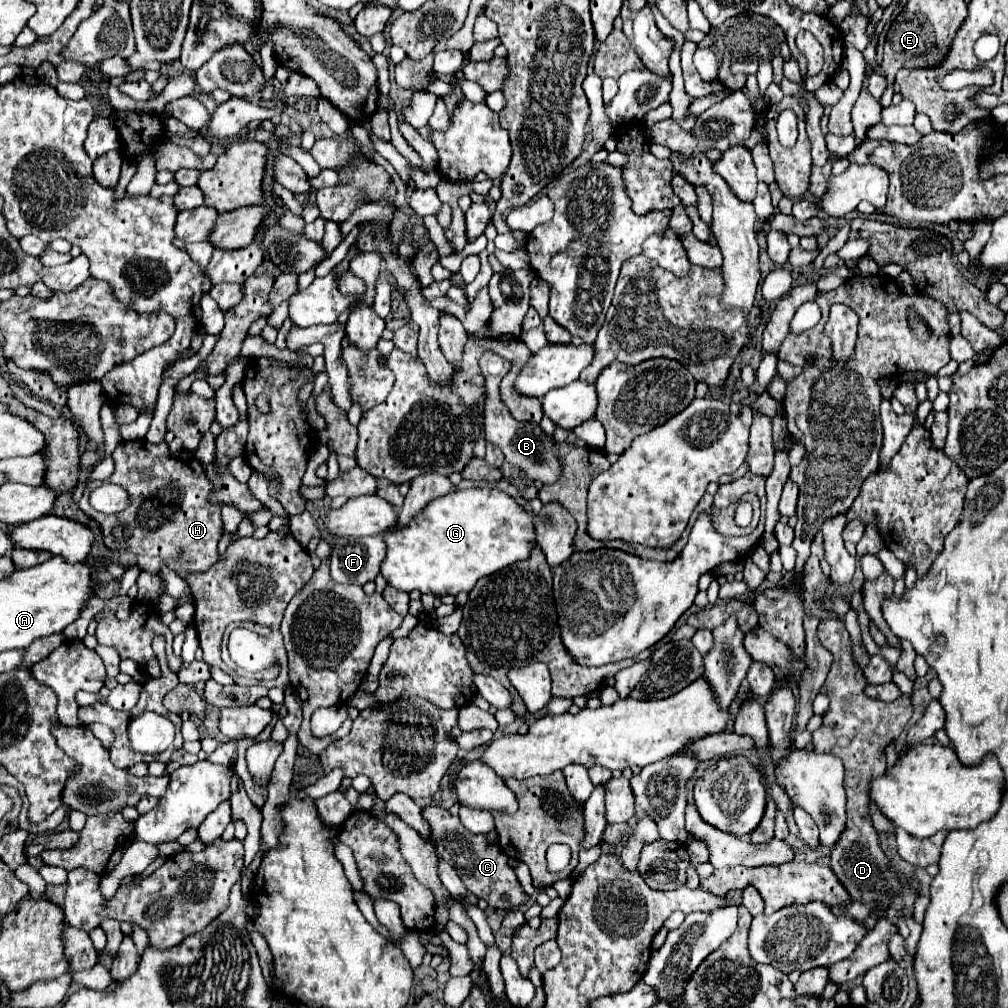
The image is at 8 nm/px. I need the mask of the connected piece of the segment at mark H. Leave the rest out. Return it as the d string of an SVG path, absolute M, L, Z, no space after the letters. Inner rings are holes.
M145 439L137 441L121 441L113 451L115 471L107 479L109 483L121 485L129 493L129 507L115 515L103 515L95 511L89 503L89 495L99 483L89 483L79 501L79 507L93 519L99 521L103 529L105 545L117 551L131 551L137 555L159 555L169 561L169 567L183 577L189 571L205 571L217 559L217 543L223 537L223 519L221 505L211 503L213 483L207 479L203 465L189 451L171 453L169 445L149 443ZM117 525L125 525L131 529L127 541L113 541L113 529ZM179 549L183 551L179 559Z

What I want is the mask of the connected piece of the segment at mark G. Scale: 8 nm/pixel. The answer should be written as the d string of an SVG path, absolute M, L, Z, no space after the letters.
M485 487L485 489L451 491L449 495L431 501L427 509L419 513L415 521L411 521L411 525L385 537L387 555L381 563L381 575L387 579L387 583L391 583L395 589L401 591L419 589L421 593L431 593L435 596L457 595L461 591L469 593L481 577L497 573L499 569L505 569L507 565L523 561L531 555L531 549L537 545L535 541L537 533L533 521L535 513L525 511L511 495L507 495L501 489Z

